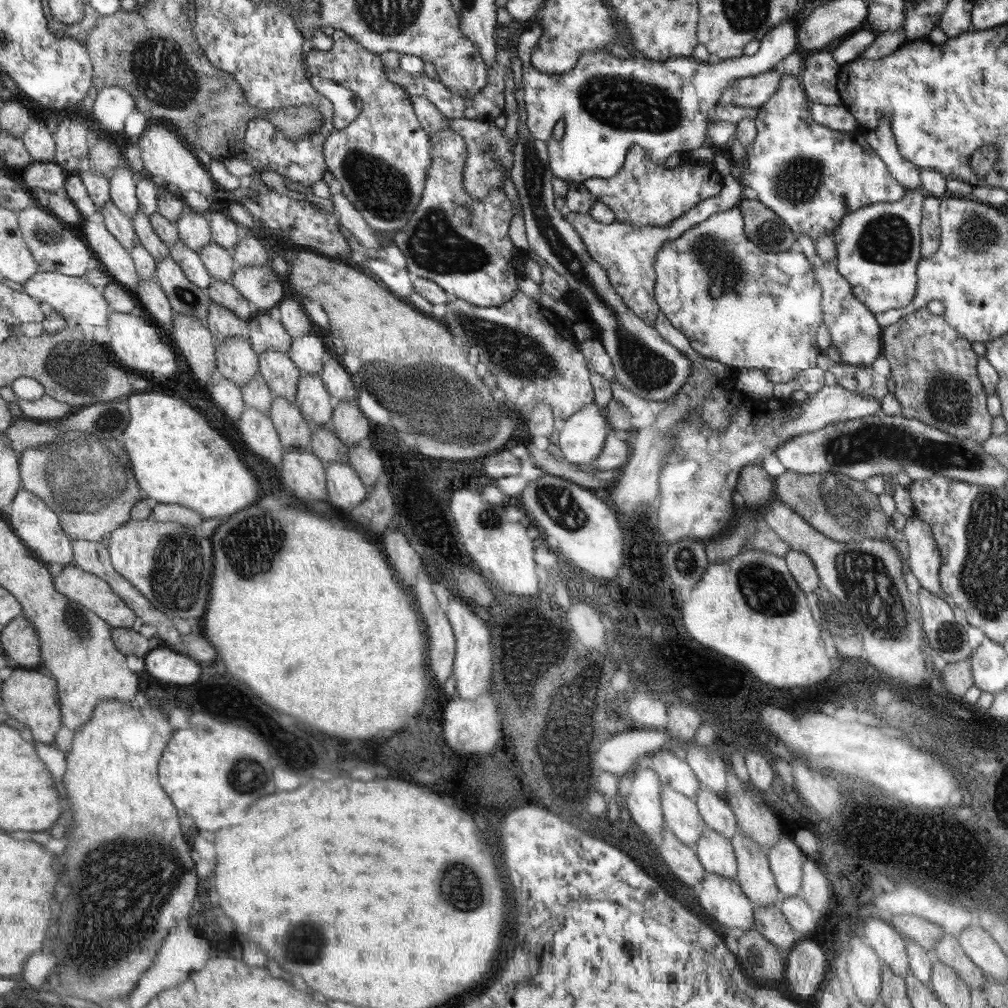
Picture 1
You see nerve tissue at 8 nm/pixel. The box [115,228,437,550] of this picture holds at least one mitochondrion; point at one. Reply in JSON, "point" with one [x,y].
{"point":[184,295]}

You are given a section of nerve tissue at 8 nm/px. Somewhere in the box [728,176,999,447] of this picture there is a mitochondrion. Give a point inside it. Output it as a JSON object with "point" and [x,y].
{"point":[888,239]}

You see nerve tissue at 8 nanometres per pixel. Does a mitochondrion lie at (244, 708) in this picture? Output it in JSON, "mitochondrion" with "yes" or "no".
{"mitochondrion":"no"}

